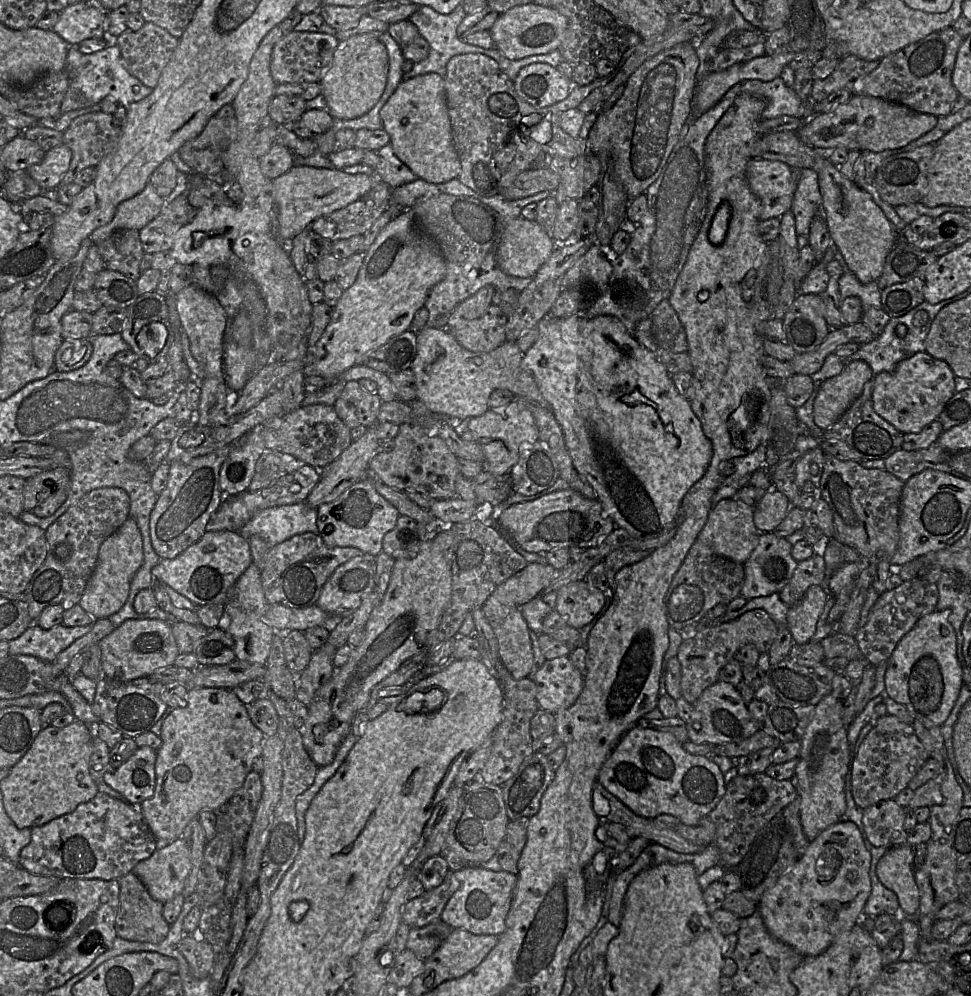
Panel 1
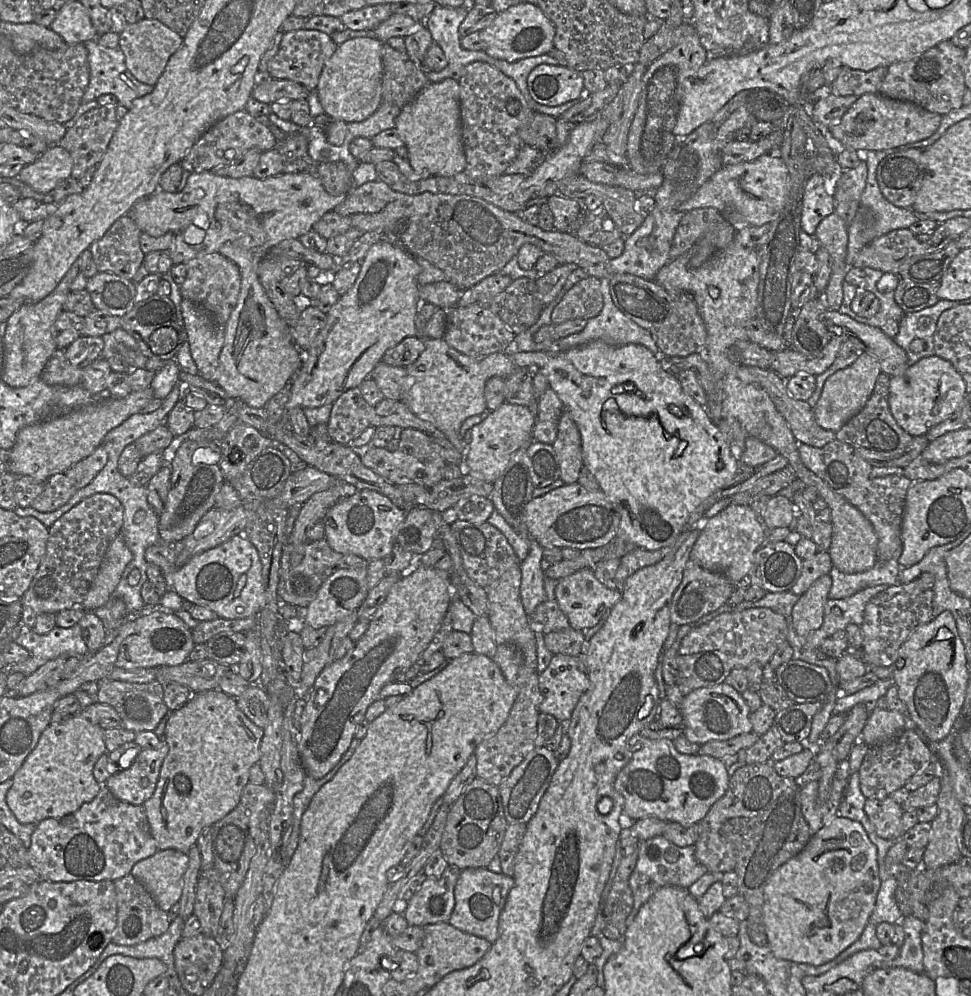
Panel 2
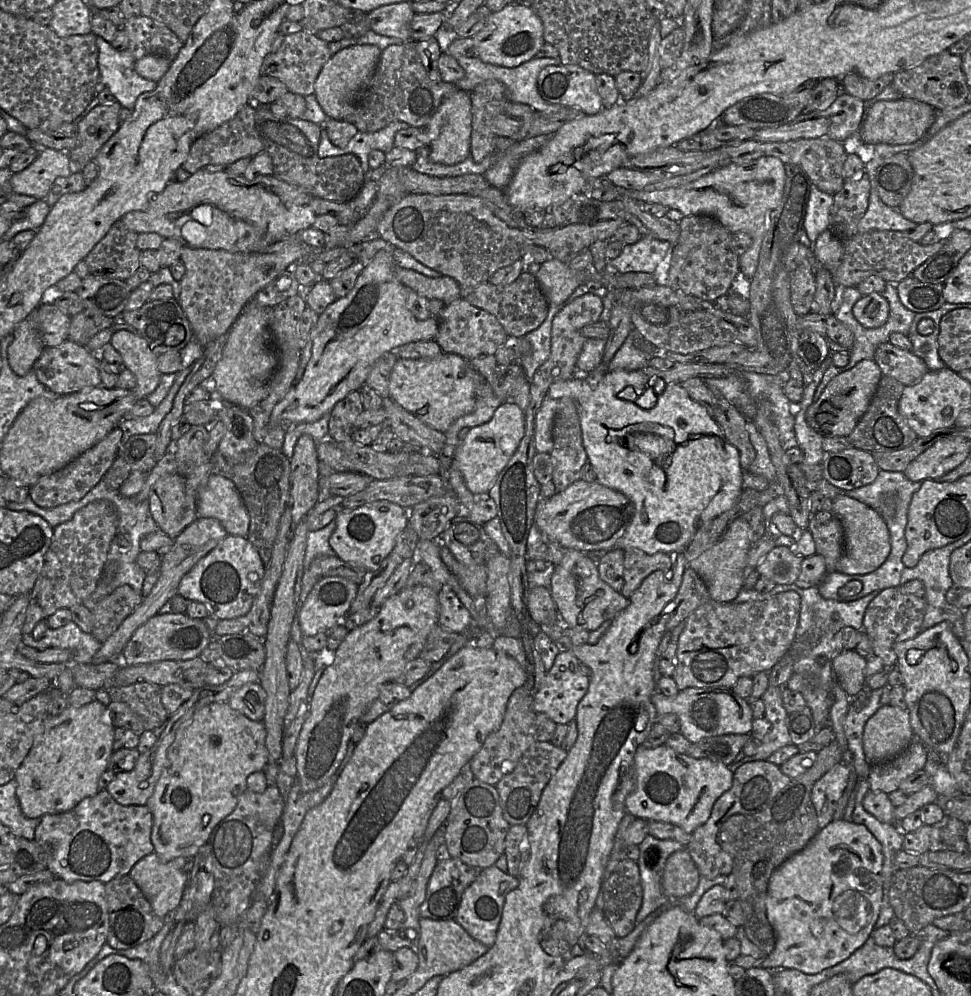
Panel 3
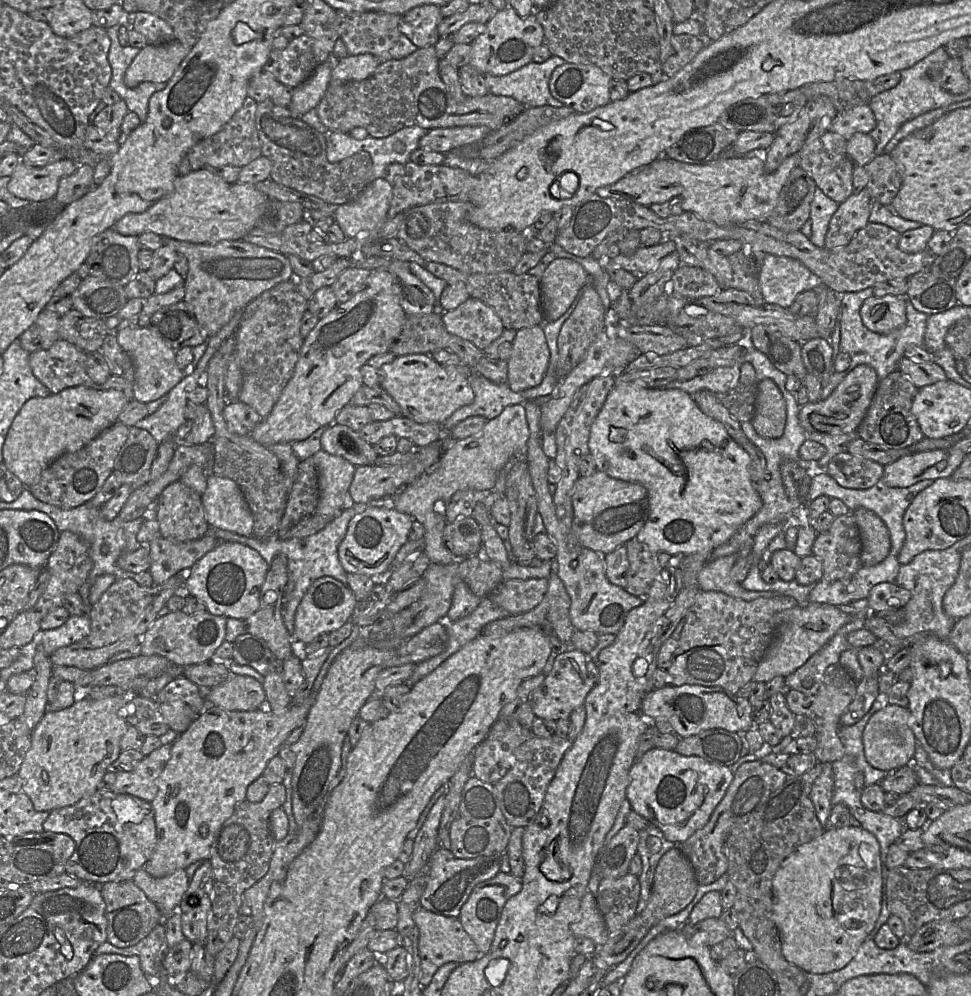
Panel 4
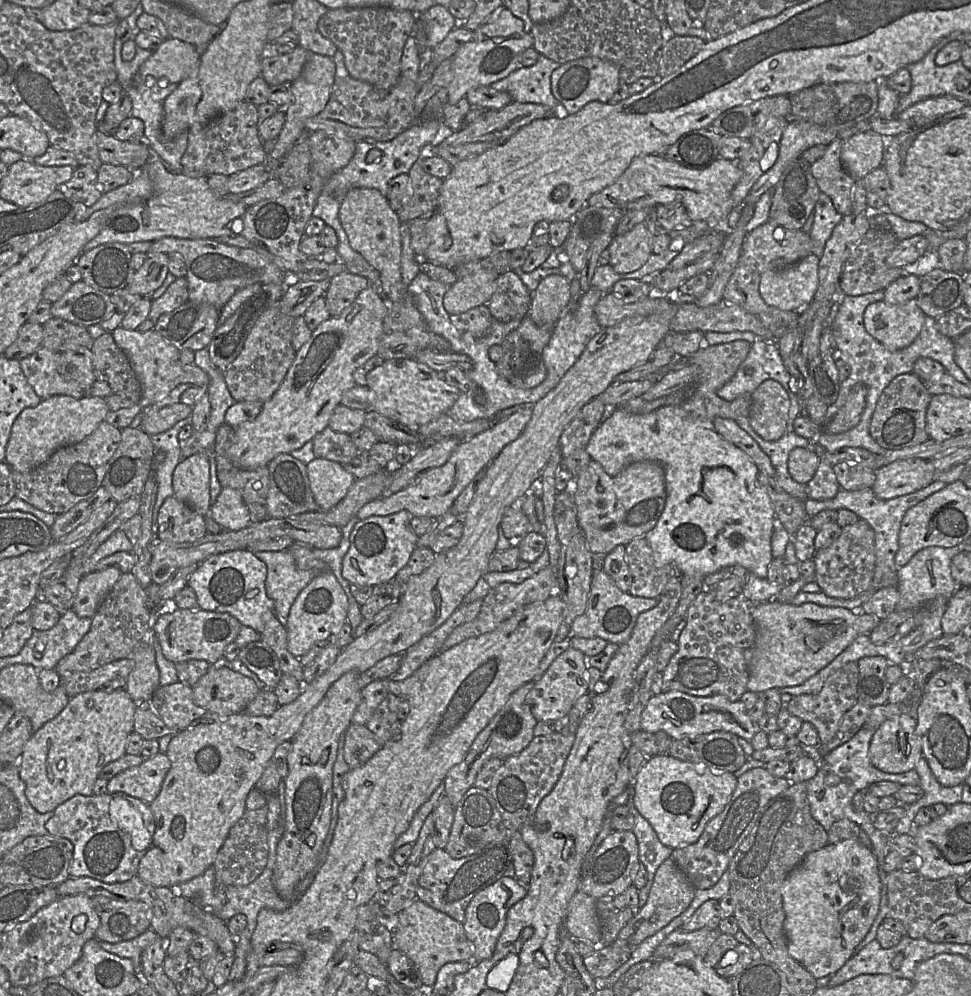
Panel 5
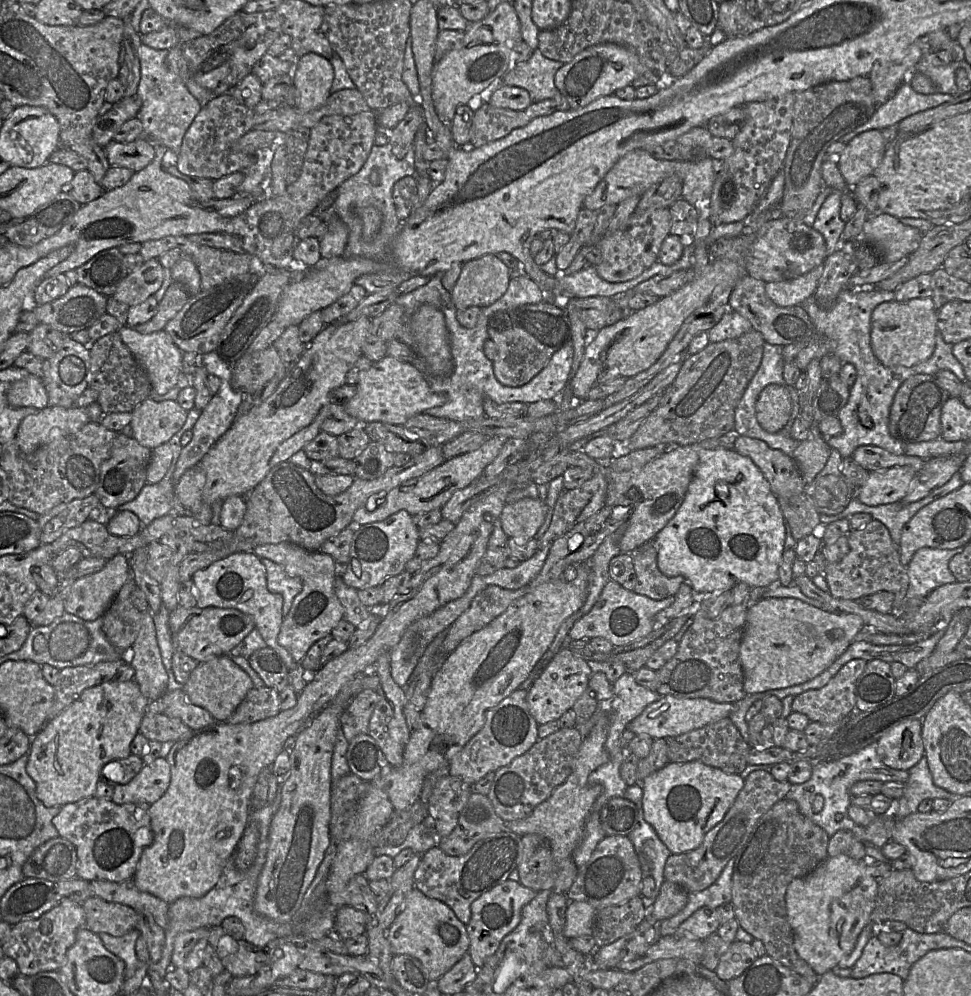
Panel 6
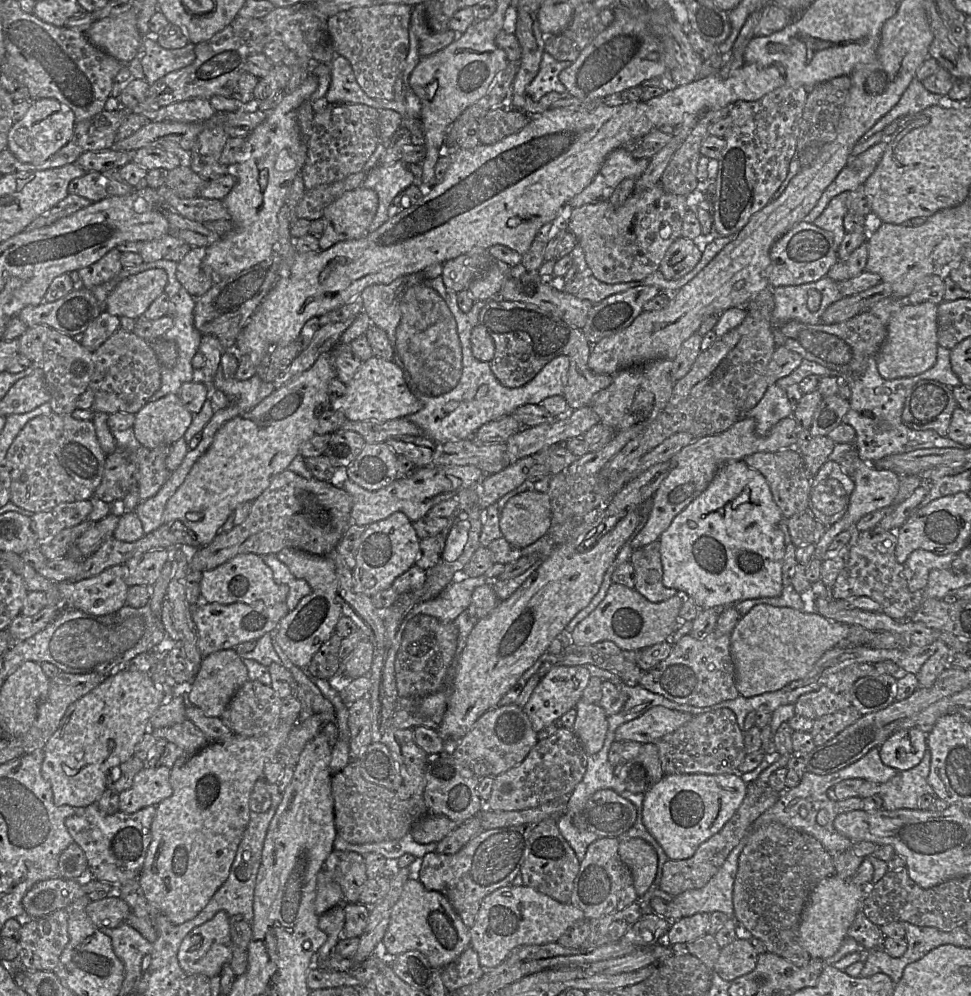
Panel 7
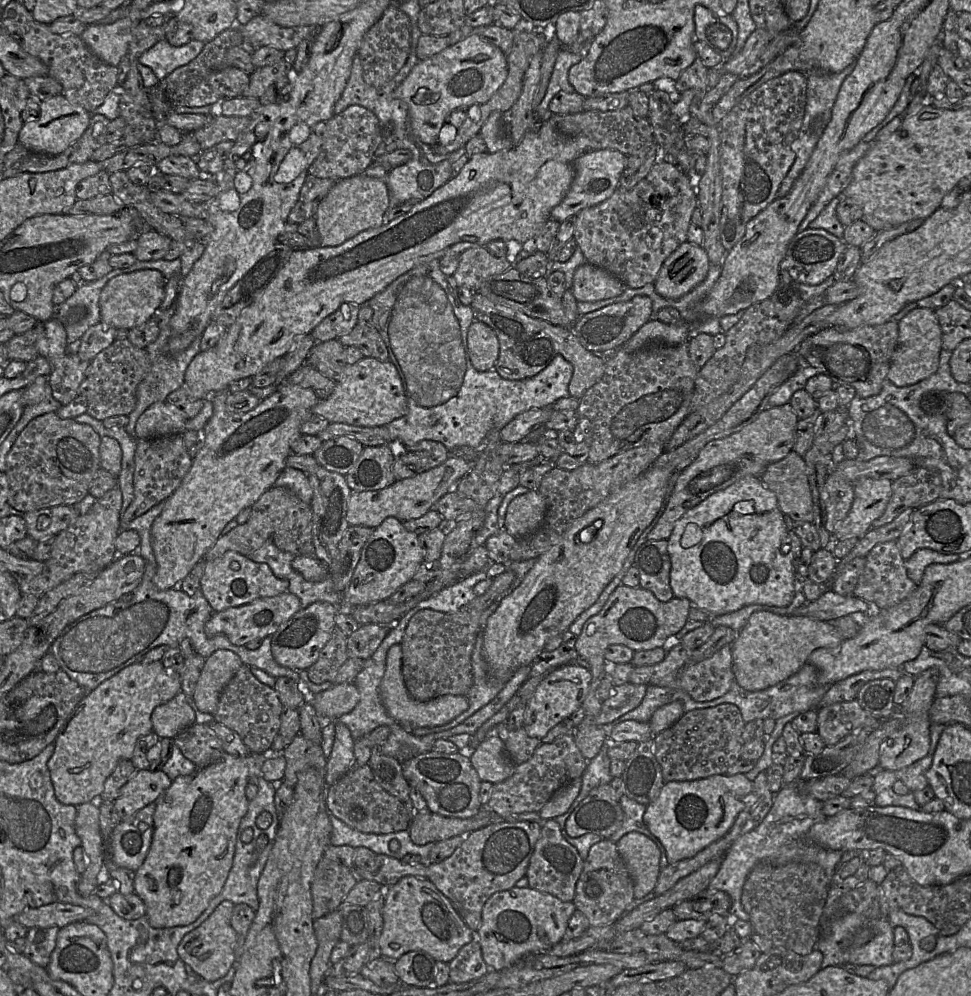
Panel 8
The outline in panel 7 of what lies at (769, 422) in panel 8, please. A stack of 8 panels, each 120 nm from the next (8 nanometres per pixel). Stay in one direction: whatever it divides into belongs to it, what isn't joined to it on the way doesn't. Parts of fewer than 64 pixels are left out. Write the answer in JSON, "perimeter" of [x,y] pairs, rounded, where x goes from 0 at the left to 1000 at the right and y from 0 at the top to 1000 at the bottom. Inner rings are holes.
{"perimeter":[[[817,418],[803,422],[789,438],[781,438],[778,434],[779,423],[775,420],[762,420],[750,432],[732,438],[718,441],[716,444],[702,450],[690,462],[692,470],[687,479],[681,484],[679,490],[671,498],[671,511],[662,531],[651,542],[652,551],[660,550],[675,542],[690,528],[693,521],[716,500],[718,500],[731,486],[738,473],[750,463],[766,462],[769,458],[780,454],[799,454],[812,450],[820,450],[821,423]]]}

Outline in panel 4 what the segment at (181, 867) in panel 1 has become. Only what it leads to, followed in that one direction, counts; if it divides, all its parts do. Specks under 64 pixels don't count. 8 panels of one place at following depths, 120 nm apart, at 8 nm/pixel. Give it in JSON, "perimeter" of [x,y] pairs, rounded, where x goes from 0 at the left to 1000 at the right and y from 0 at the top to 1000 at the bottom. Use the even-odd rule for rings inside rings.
{"perimeter":[[[144,871],[136,885],[161,908],[168,920],[184,914],[184,909],[195,889],[191,872],[183,872],[175,879],[160,882],[148,871]]]}

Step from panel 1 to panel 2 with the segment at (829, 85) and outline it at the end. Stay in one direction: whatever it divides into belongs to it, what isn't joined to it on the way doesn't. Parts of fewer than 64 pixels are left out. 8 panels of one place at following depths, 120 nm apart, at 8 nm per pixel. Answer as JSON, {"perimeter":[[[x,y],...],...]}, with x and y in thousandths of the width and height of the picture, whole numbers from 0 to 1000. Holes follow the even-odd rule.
{"perimeter":[[[867,66],[864,75],[856,86],[848,86],[847,94],[862,96],[883,96],[902,94],[913,73],[913,67],[904,67],[896,71],[888,71]]]}

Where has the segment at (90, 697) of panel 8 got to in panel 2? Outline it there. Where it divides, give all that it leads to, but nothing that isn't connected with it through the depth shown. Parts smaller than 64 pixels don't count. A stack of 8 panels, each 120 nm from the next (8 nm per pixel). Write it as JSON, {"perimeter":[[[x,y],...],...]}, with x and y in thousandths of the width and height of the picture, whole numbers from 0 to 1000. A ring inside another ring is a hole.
{"perimeter":[[[78,716],[63,727],[51,727],[42,737],[37,750],[28,759],[13,778],[13,787],[6,798],[6,805],[23,827],[39,827],[47,821],[63,821],[79,814],[85,807],[94,805],[103,795],[104,788],[96,779],[96,771],[104,758],[110,756],[107,732]]]}

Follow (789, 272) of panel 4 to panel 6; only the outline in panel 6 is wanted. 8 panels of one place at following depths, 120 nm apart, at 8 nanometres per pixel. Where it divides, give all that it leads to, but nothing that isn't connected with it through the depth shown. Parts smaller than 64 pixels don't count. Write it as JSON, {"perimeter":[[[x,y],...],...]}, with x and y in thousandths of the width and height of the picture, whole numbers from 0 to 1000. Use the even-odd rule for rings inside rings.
{"perimeter":[[[844,266],[821,279],[790,283],[788,292],[791,298],[801,307],[825,306],[839,295],[847,275],[848,267]]]}

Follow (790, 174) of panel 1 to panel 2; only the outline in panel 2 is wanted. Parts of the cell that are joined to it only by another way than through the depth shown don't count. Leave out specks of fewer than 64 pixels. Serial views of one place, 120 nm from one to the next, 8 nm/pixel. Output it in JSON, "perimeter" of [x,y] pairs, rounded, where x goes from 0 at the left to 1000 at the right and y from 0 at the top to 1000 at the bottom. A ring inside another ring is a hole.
{"perimeter":[[[787,155],[780,160],[757,166],[745,167],[728,181],[708,202],[699,207],[699,213],[705,214],[717,209],[733,208],[755,226],[758,232],[769,227],[785,227],[794,224],[807,209],[813,196],[813,172],[804,159],[799,155]]]}

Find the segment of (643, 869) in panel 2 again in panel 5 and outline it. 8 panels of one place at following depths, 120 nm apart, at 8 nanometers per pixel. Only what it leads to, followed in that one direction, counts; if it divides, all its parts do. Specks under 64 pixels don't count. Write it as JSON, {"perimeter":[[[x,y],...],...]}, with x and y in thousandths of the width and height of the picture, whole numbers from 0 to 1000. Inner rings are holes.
{"perimeter":[[[651,789],[646,809],[654,822],[654,829],[651,834],[657,846],[658,864],[664,869],[666,874],[666,887],[658,894],[657,910],[659,914],[665,908],[677,872],[684,863],[691,860],[694,852],[680,845],[669,826],[658,816],[652,805]]]}

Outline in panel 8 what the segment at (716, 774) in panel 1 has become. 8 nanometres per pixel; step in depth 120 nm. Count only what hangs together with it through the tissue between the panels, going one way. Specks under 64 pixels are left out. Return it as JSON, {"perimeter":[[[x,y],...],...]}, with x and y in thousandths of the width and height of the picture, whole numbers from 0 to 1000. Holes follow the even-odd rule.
{"perimeter":[[[767,777],[734,778],[713,784],[686,785],[678,800],[665,809],[662,824],[684,849],[689,867],[715,860],[747,839],[767,811],[775,785]]]}

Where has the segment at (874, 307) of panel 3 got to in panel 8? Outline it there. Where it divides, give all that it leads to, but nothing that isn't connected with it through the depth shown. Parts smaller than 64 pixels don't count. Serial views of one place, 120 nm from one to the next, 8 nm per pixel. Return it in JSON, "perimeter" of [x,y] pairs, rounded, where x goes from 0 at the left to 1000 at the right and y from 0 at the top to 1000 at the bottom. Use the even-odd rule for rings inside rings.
{"perimeter":[[[942,309],[926,323],[924,348],[920,354],[912,382],[924,389],[945,385],[966,371],[969,349],[969,329],[962,311]]]}

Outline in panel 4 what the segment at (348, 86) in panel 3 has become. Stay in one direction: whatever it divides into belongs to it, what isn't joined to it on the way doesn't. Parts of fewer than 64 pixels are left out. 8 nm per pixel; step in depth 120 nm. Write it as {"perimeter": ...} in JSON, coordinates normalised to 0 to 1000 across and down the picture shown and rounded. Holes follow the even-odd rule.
{"perimeter":[[[383,54],[357,55],[344,61],[341,81],[372,81],[382,76],[391,65],[391,60]]]}

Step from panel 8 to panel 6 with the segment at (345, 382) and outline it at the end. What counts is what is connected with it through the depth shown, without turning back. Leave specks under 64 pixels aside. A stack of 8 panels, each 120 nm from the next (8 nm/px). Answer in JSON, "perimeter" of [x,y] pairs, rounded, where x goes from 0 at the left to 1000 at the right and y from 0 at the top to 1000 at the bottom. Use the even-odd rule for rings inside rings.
{"perimeter":[[[396,357],[383,368],[370,373],[367,397],[354,407],[356,414],[371,425],[392,423],[415,428],[424,418],[440,411],[454,408],[460,398],[444,392],[436,374],[424,364]]]}

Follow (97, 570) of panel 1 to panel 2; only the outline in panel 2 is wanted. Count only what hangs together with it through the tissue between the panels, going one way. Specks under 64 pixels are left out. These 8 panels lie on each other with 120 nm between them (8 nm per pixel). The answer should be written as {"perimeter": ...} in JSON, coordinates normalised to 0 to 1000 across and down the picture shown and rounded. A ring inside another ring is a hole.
{"perimeter":[[[123,536],[112,547],[100,577],[84,605],[84,609],[89,613],[96,613],[111,604],[135,562],[136,555],[128,540]]]}

